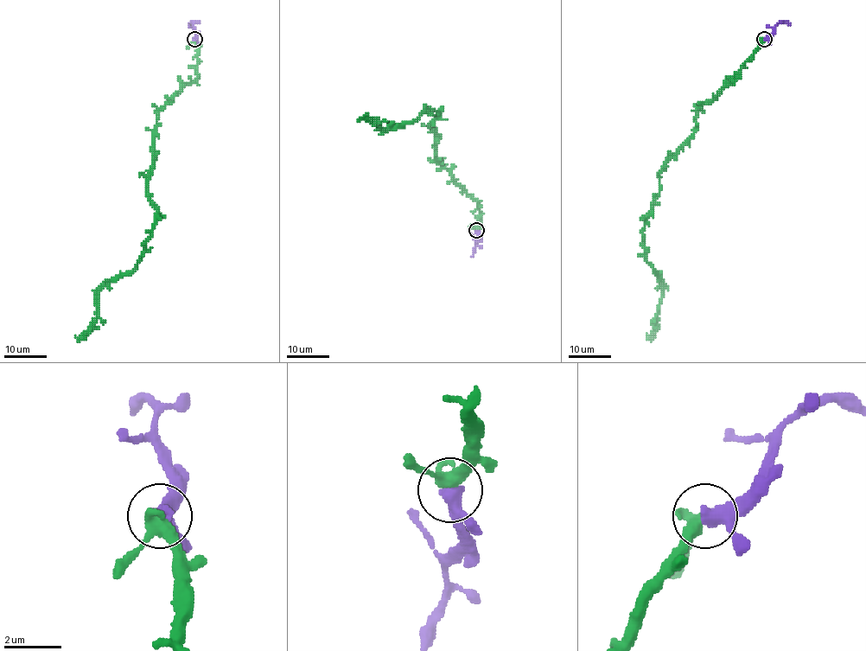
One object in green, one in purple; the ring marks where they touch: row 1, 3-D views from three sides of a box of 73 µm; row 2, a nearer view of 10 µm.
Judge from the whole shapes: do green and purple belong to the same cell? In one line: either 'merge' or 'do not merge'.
merge

